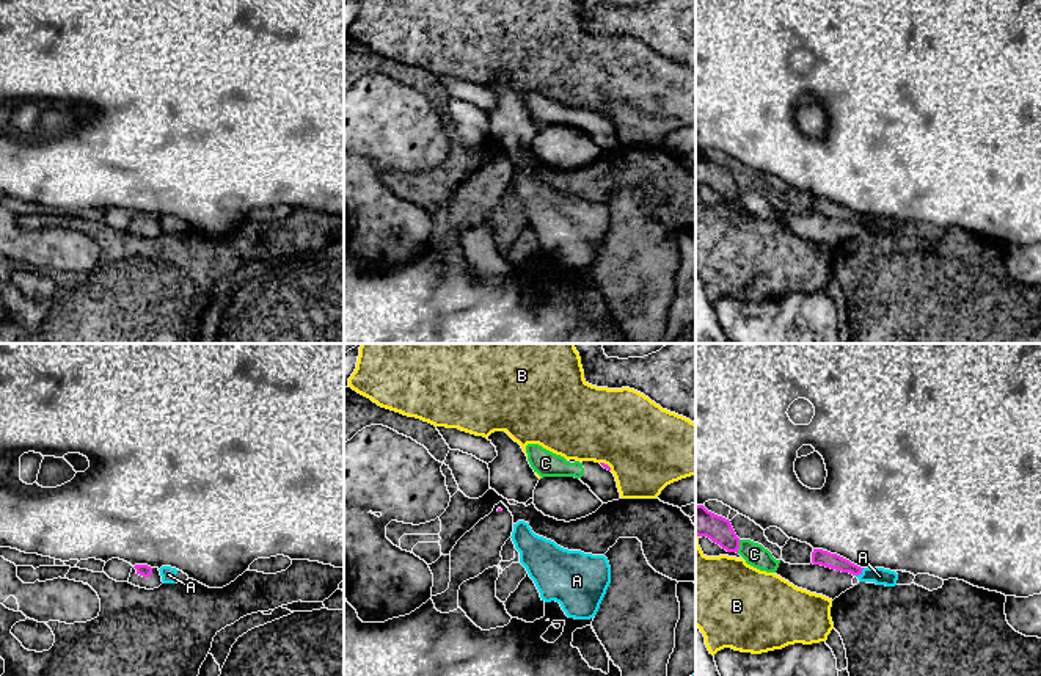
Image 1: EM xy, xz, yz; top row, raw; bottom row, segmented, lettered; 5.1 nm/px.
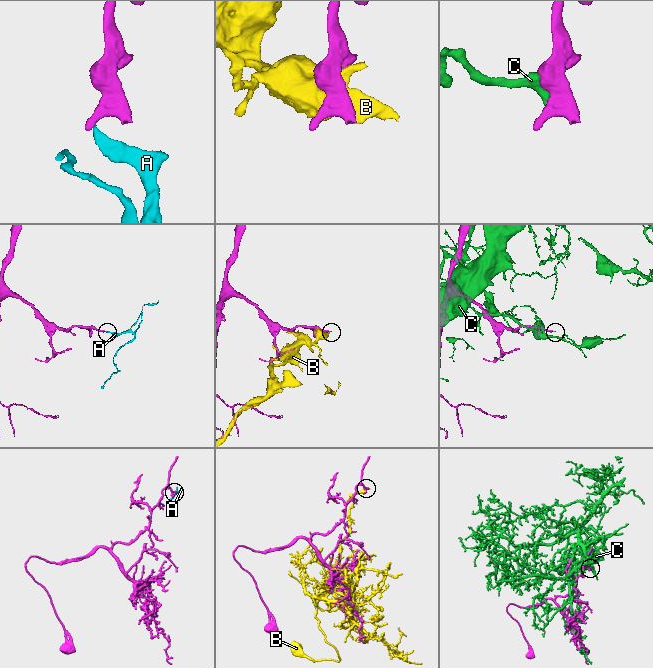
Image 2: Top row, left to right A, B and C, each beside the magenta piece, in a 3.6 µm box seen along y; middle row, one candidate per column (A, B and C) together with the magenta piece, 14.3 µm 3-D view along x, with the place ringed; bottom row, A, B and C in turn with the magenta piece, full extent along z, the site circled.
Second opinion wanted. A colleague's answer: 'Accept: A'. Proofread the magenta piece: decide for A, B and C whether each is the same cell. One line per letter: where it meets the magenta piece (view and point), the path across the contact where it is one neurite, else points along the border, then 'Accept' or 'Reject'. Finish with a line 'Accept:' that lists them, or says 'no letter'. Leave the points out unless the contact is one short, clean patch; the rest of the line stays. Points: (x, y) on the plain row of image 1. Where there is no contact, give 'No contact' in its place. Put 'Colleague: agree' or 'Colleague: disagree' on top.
Colleague: disagree
A: Touches magenta at yz (859, 221). Boundary: yz (864, 217), (856, 225). Reject
B: Touches magenta at xz (606, 113). Reject
C: Touches magenta at yz (738, 195). Reject
Accept: no letter

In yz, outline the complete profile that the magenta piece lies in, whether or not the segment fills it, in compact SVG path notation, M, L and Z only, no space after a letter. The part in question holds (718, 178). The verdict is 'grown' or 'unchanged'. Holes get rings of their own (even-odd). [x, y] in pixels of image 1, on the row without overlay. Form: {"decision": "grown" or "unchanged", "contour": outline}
{"decision": "unchanged", "contour": "M696 152L696 184L707 185L727 201L738 202L740 187L736 185L730 169L708 160L703 154L697 152Z"}

